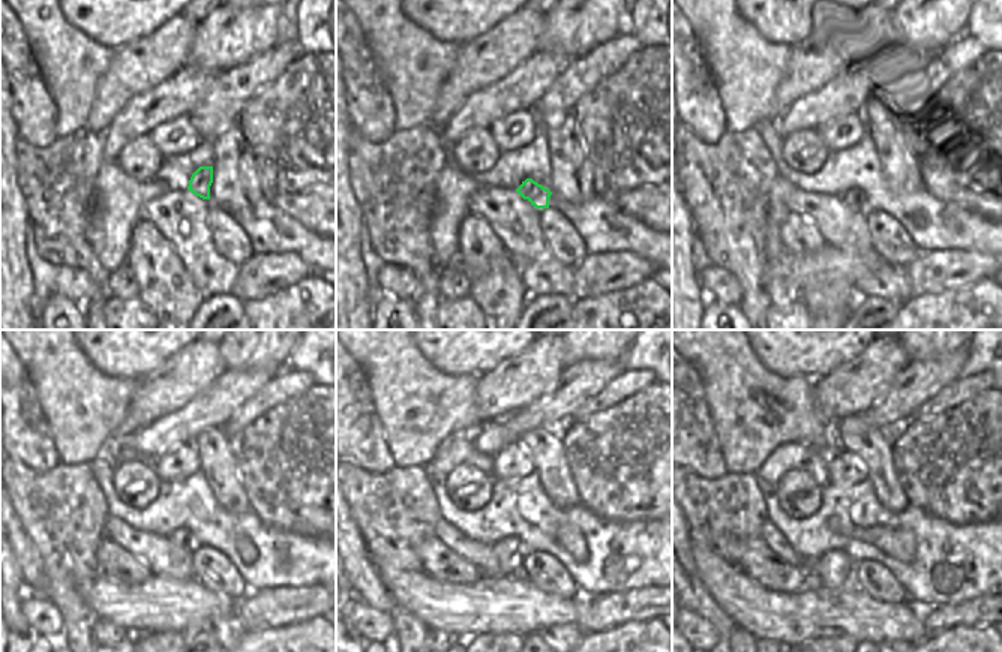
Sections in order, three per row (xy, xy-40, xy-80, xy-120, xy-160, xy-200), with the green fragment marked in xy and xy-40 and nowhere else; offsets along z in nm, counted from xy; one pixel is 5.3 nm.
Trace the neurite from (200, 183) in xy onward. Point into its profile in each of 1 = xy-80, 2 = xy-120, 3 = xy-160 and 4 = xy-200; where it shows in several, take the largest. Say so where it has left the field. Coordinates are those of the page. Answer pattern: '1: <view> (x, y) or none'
1: xy-80 (855, 200)
2: xy-120 (180, 537)
3: xy-160 (509, 562)
4: xy-200 (833, 570)

